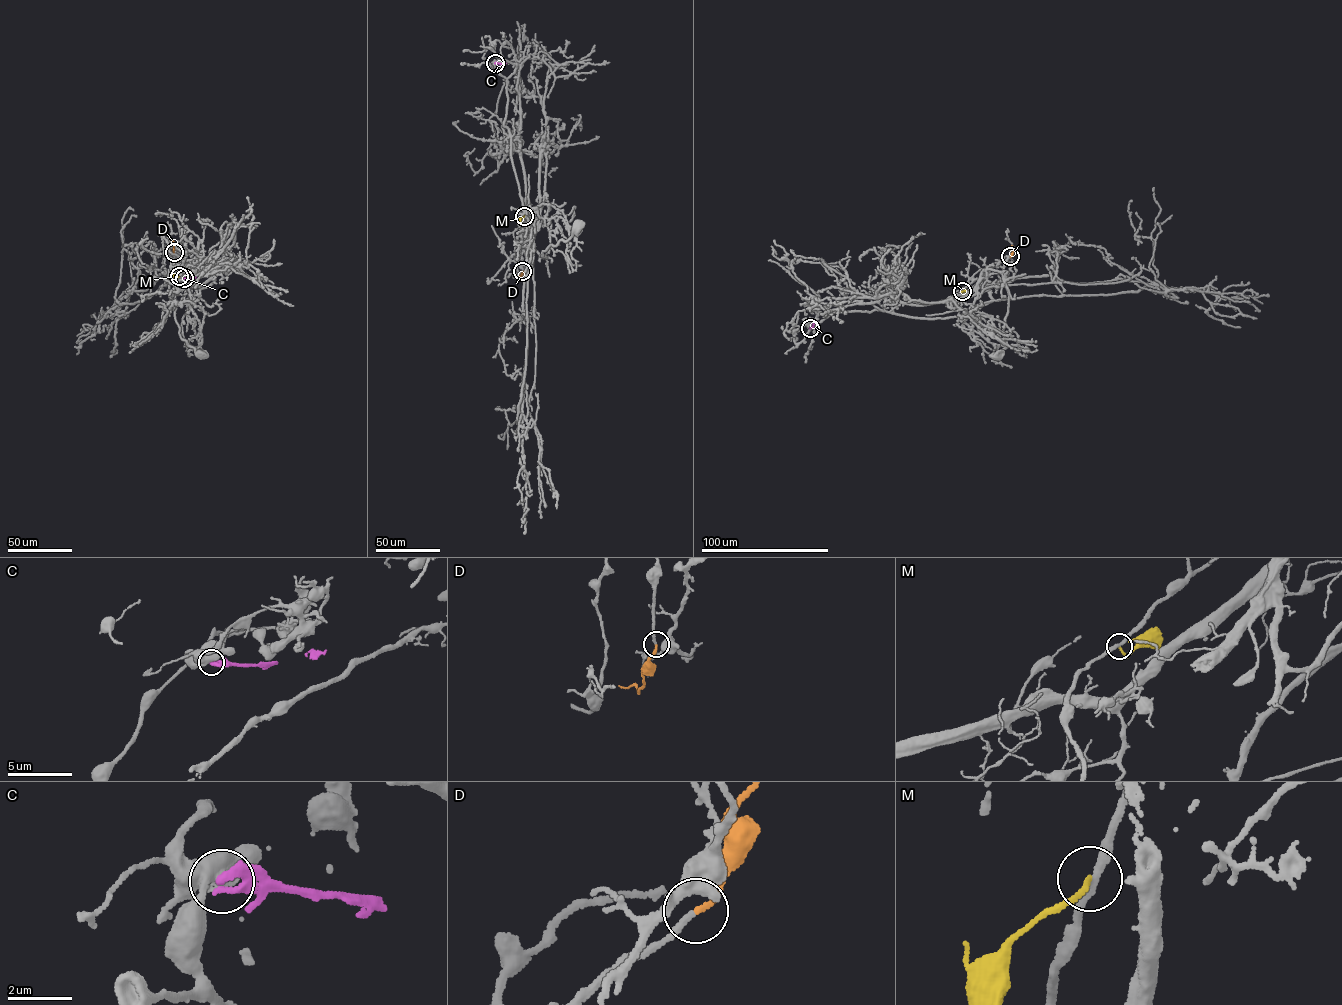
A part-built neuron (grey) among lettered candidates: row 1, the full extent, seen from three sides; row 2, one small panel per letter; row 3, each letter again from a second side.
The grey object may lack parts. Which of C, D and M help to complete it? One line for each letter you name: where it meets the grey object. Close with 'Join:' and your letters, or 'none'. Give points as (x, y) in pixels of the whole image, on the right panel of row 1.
D: meets grey at (1010, 256)
Join: D

